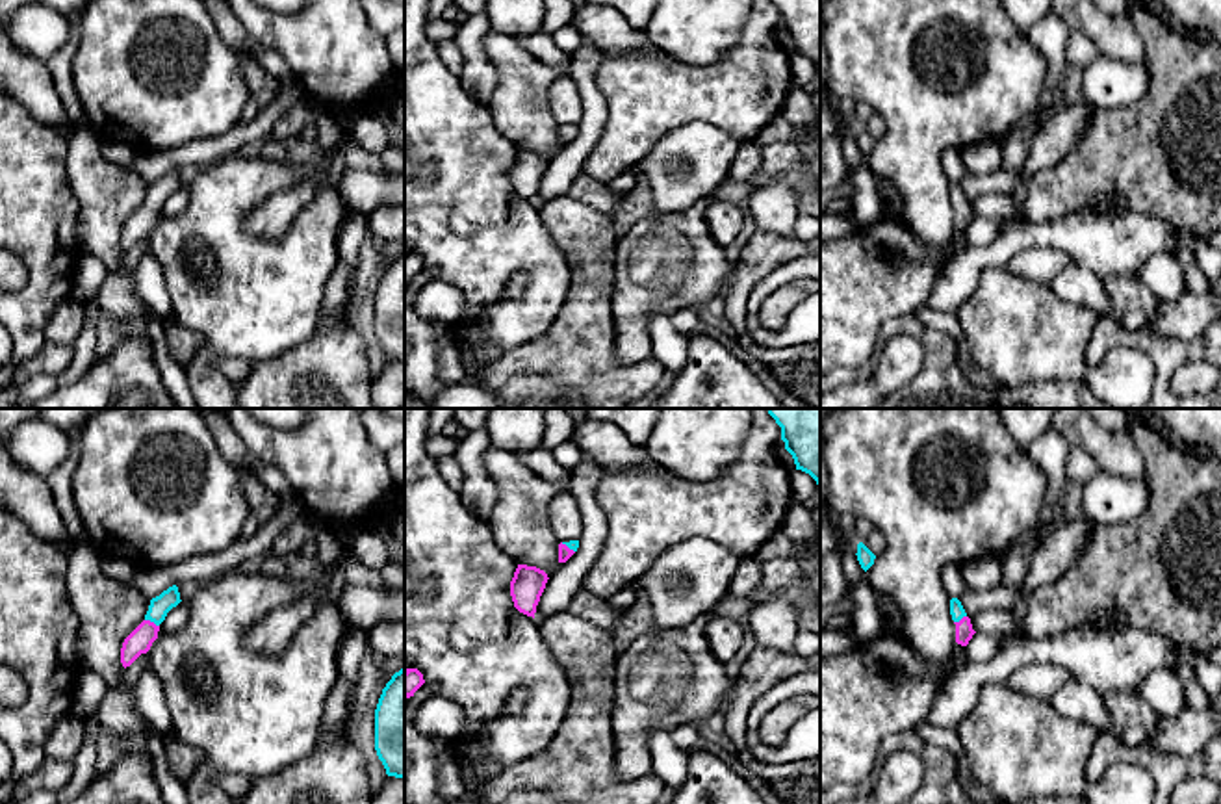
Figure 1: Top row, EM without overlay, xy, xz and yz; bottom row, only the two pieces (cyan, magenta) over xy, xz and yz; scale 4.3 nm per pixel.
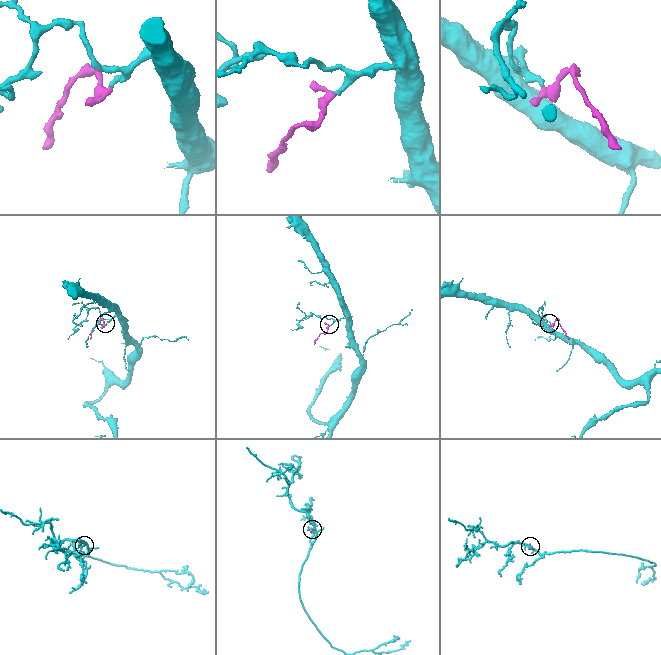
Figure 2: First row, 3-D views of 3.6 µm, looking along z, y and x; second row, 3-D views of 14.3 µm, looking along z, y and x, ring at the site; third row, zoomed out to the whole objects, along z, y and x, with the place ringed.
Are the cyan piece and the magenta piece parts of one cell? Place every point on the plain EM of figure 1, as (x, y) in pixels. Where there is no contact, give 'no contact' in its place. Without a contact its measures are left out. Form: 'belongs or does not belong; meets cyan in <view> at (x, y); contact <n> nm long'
belongs; meets cyan in xy at (153, 205); contact 70 nm long

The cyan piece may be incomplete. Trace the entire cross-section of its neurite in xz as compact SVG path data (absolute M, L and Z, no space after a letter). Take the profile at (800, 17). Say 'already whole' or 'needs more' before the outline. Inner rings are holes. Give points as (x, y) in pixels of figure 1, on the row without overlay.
already whole; M772 0L781 11L785 33L796 54L809 58L820 72L820 0Z

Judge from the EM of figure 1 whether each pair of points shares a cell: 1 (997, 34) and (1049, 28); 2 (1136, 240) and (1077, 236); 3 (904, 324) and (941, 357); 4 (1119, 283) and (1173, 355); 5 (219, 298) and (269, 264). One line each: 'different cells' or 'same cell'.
1: different cells
2: same cell
3: same cell
4: different cells
5: same cell

